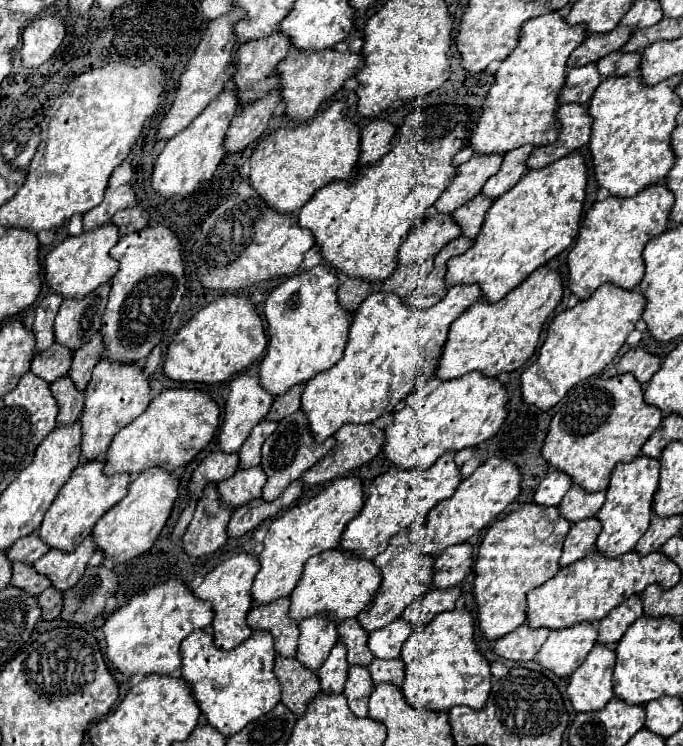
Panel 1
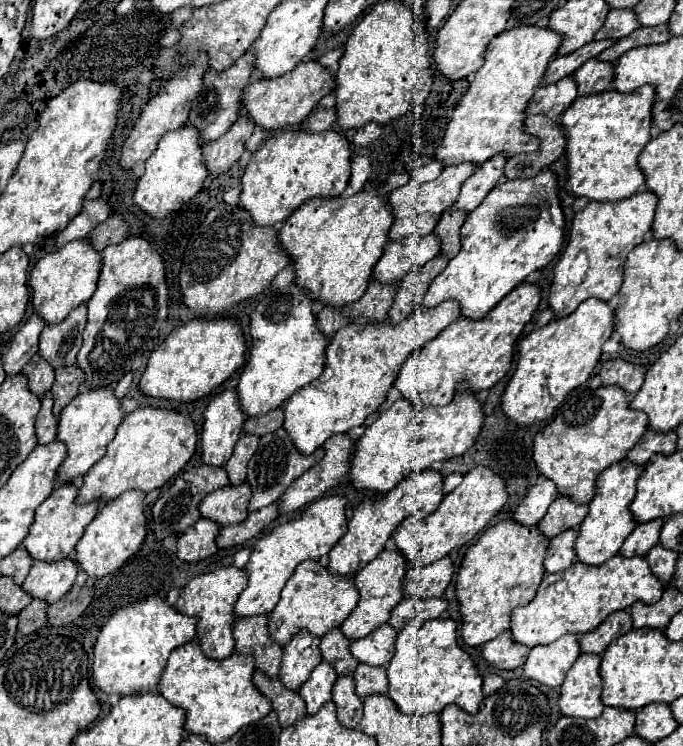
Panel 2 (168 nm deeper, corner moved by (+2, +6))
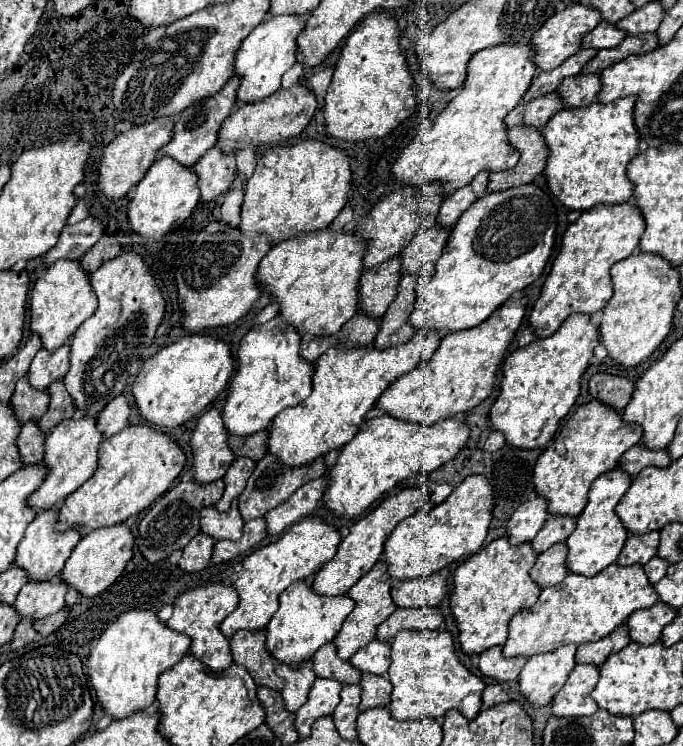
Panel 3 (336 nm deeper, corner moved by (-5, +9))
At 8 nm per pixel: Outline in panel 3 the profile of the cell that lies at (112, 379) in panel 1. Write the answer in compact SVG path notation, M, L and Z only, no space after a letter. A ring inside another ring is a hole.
M81 418L81 420L65 420L55 426L45 438L43 450L43 464L47 468L47 476L41 486L27 498L29 508L35 512L55 508L61 504L71 492L75 492L85 480L93 476L97 470L97 446L105 440L105 436L97 430L95 418Z

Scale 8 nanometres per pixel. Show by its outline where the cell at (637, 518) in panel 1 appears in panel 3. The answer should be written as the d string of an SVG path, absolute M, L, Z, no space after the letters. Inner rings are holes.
M611 470L601 474L601 478L597 478L589 490L589 504L585 506L585 510L581 512L581 516L577 518L577 526L571 532L571 536L567 538L567 568L575 574L583 574L583 576L595 576L599 574L603 568L607 568L609 564L613 564L627 540L627 530L623 528L619 516L615 514L615 506L621 500L621 496L627 492L631 484L631 476L623 474L623 470Z

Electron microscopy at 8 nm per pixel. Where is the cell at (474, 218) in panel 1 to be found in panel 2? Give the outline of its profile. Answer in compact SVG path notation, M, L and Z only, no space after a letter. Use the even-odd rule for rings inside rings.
M446 209L434 227L434 233L442 239L442 253L446 253L450 259L458 253L460 249L460 229L464 225L466 211L462 209Z

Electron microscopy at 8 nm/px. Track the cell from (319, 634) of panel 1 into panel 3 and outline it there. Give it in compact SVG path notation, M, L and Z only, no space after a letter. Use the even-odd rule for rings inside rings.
M305 662L299 668L279 664L279 668L275 672L285 680L285 688L281 690L281 698L285 700L285 708L289 712L297 712L297 708L301 708L303 702L307 702L309 690L315 682L311 662Z

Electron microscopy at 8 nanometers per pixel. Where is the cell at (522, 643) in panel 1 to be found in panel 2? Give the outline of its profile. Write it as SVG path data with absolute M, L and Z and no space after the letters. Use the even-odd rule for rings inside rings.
M510 631L498 635L494 641L488 641L482 647L482 655L490 665L496 665L500 669L516 669L522 667L526 661L530 649L526 649L526 645L514 645L514 641L510 641Z

